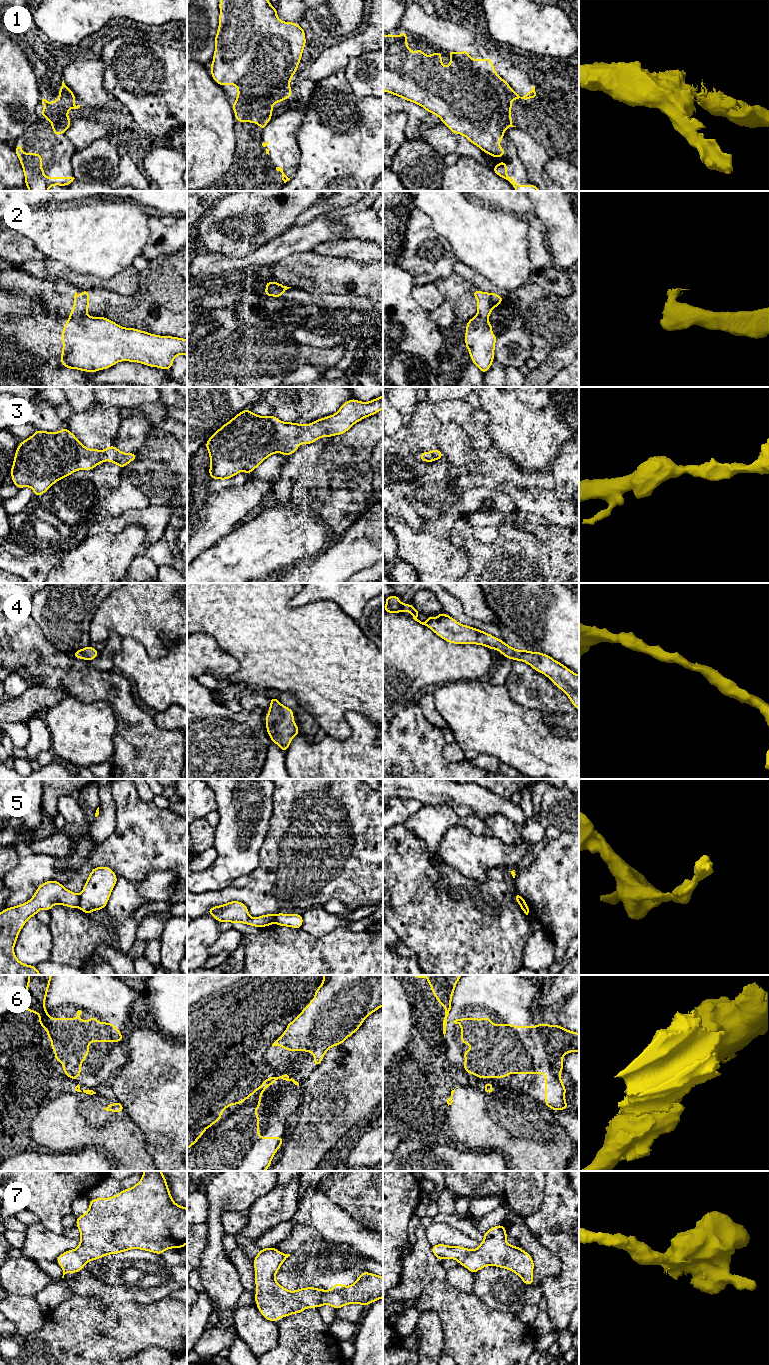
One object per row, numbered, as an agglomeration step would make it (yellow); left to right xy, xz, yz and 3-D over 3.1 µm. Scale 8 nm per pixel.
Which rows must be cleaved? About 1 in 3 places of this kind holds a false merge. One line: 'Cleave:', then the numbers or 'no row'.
Cleave: 1, 2, 5, 6

